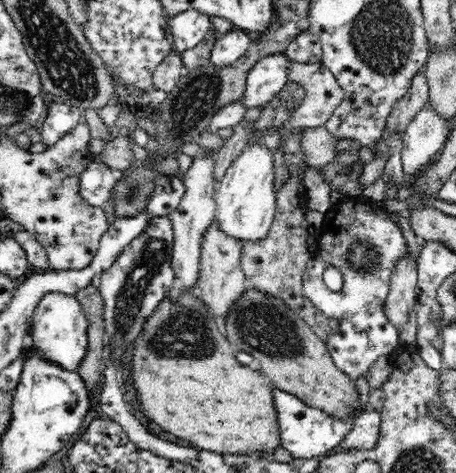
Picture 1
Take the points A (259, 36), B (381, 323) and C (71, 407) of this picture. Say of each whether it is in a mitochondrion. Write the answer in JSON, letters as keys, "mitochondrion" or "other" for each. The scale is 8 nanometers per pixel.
{"A":"other","B":"other","C":"other"}

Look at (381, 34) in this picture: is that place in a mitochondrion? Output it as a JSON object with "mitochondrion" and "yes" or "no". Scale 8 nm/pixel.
{"mitochondrion":"yes"}

